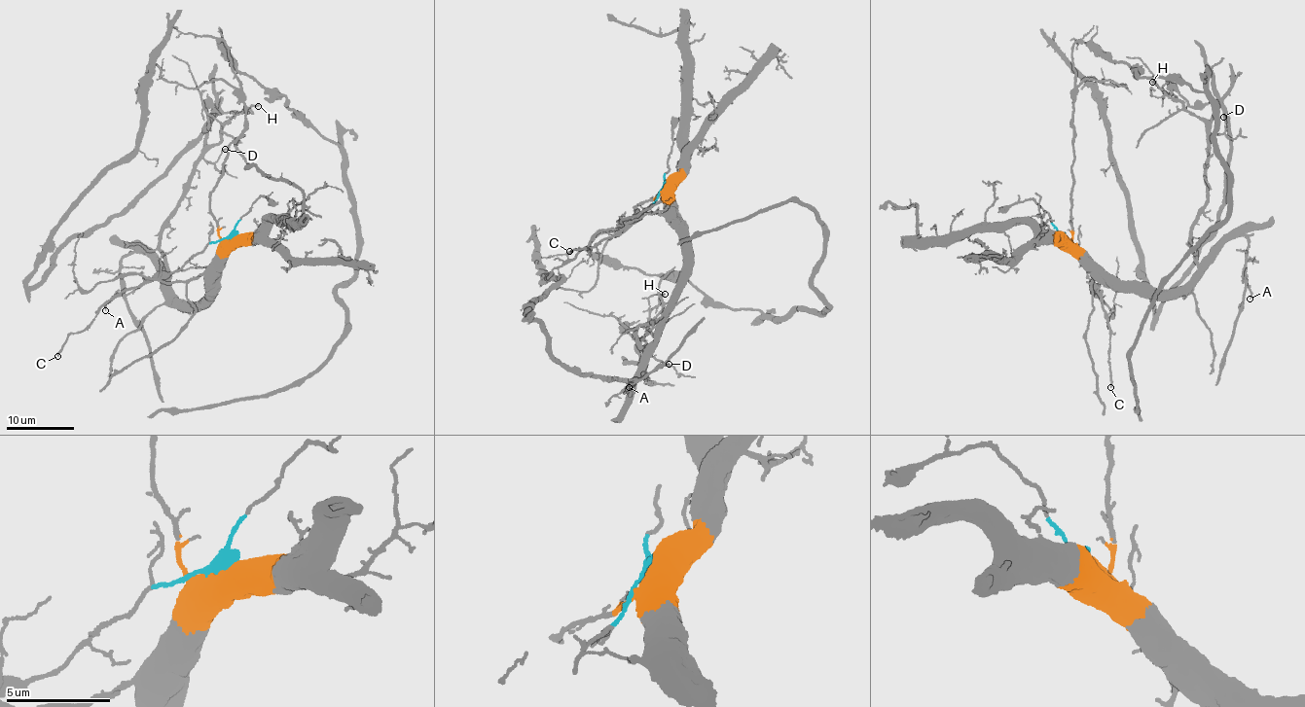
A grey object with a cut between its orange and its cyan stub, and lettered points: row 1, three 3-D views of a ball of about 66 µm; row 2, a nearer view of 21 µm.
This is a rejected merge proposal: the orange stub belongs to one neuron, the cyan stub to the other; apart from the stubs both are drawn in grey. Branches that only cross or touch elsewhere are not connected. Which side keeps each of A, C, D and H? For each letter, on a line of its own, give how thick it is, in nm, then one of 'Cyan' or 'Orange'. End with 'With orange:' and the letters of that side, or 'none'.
A: Thickness 150 nm. Orange
C: Thickness 190 nm. Cyan
D: Thickness 140 nm. Orange
H: Thickness 80 nm. Orange
With orange: A, D, H

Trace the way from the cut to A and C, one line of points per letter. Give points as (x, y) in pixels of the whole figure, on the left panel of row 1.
A: (231, 238), (206, 297), (183, 301), (159, 263), (130, 253), (122, 259), (122, 289), (105, 310)
C: (229, 238), (210, 243), (177, 271), (156, 273), (135, 288), (125, 288), (88, 326), (67, 337), (57, 356)

